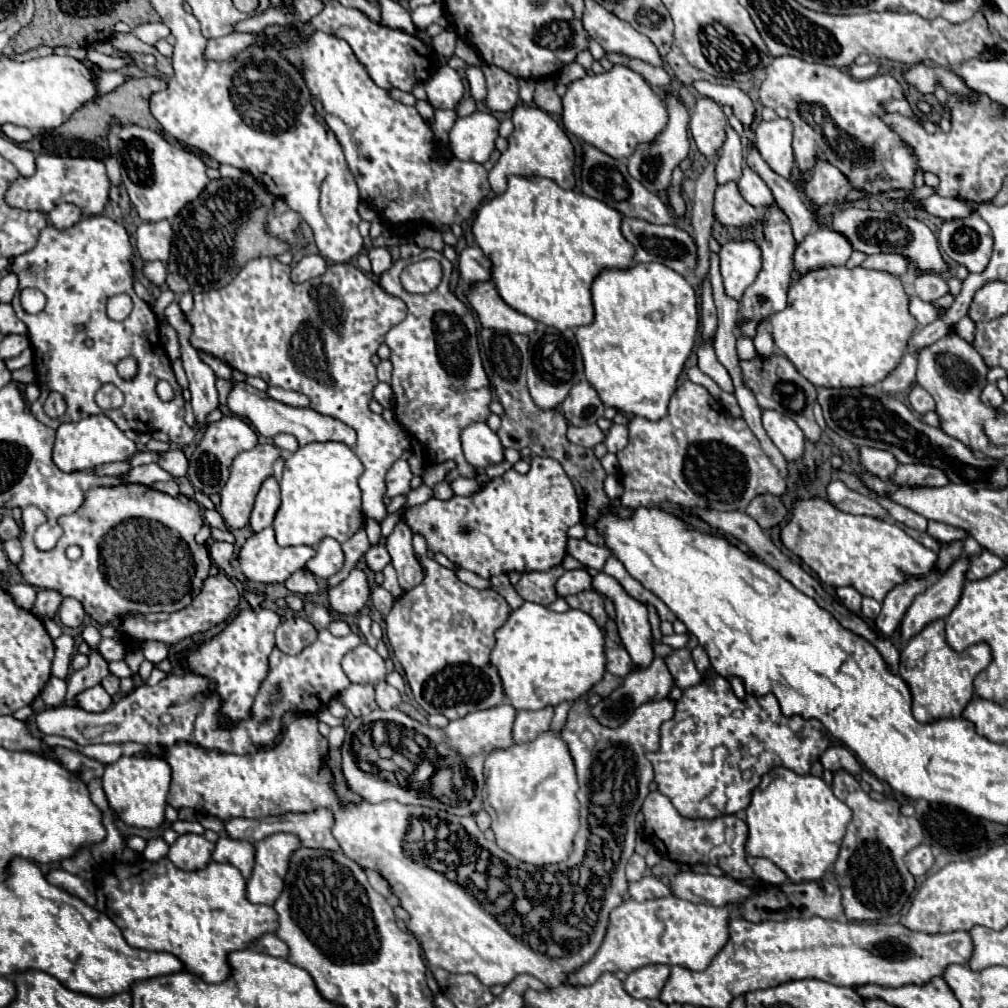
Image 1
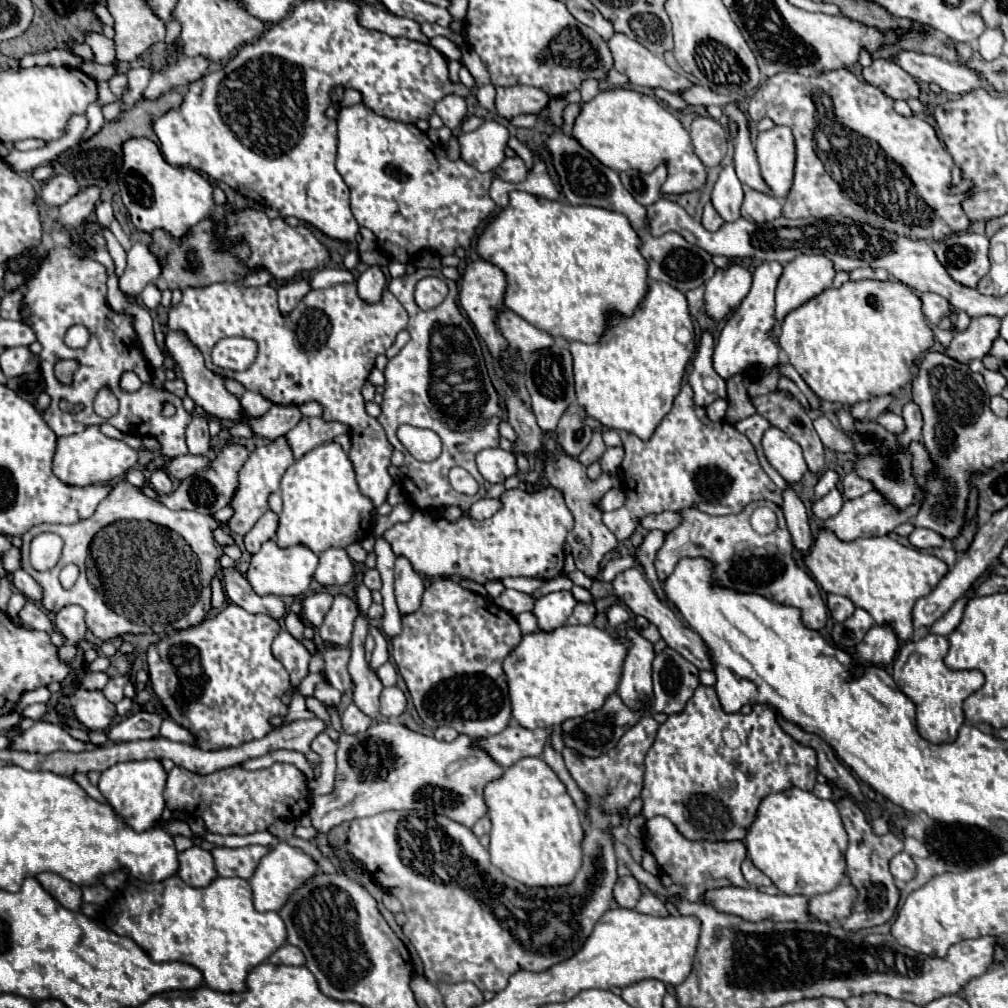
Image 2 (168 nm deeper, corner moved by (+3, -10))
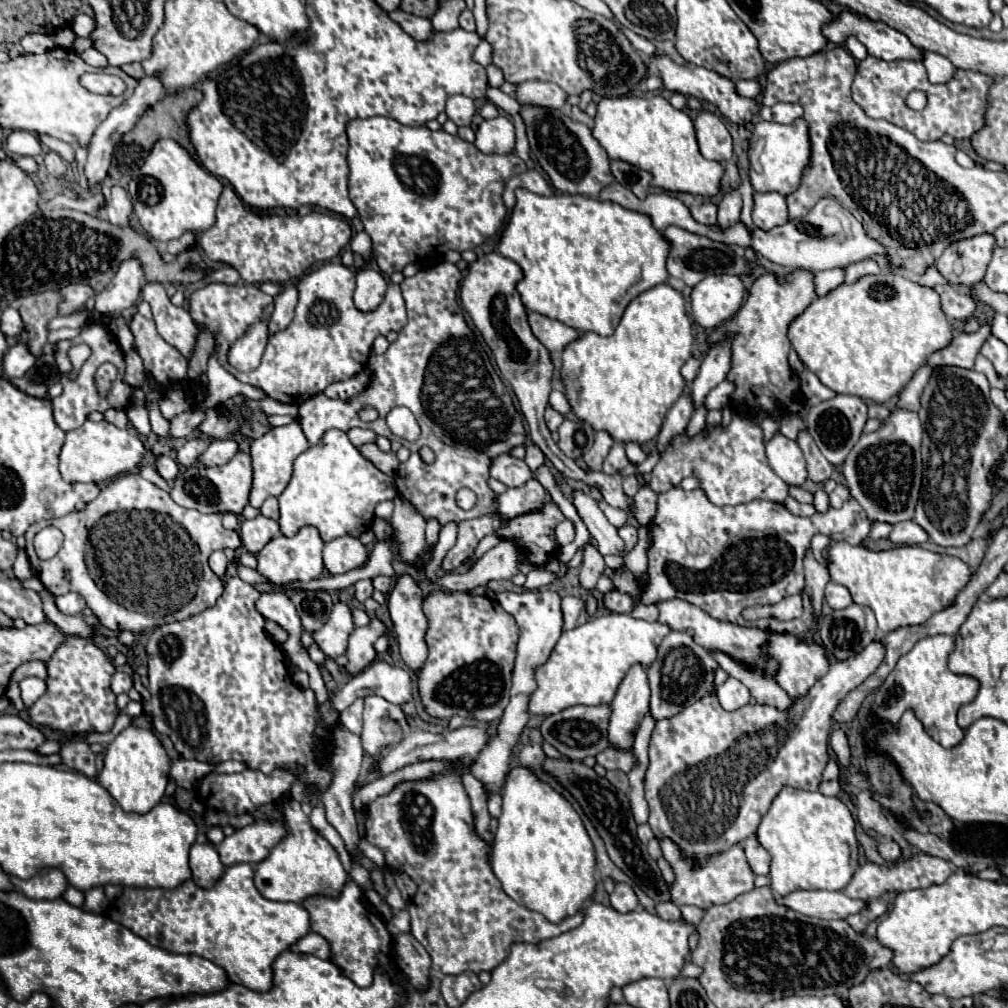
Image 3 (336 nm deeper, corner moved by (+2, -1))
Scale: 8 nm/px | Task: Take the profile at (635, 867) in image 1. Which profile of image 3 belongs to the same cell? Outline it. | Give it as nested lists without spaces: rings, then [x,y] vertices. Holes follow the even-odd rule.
[[[615,883],[615,891],[611,893],[611,907],[617,909],[619,913],[627,913],[639,907],[637,895],[627,883]]]

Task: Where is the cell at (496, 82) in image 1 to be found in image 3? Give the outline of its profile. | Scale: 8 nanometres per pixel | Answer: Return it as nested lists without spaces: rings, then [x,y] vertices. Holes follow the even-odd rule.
[[[525,81],[517,85],[515,97],[521,105],[531,105],[531,107],[549,107],[549,109],[561,109],[565,103],[567,93],[547,81]]]

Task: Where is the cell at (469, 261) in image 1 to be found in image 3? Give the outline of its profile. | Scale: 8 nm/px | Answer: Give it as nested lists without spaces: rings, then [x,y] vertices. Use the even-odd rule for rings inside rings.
[[[495,251],[489,253],[489,255],[481,255],[475,263],[469,265],[467,275],[461,283],[461,289],[459,289],[461,303],[463,303],[465,311],[469,313],[469,317],[473,319],[475,327],[481,331],[485,343],[489,345],[489,349],[491,349],[491,353],[497,361],[497,367],[501,371],[501,379],[513,387],[513,393],[519,401],[521,413],[527,419],[531,441],[535,445],[539,445],[539,449],[545,453],[545,457],[553,463],[553,467],[557,471],[561,471],[569,479],[577,479],[577,481],[585,481],[587,485],[595,485],[601,491],[603,499],[611,507],[623,509],[631,517],[635,517],[633,499],[625,495],[625,491],[621,487],[621,483],[623,483],[621,475],[607,475],[607,473],[601,473],[601,471],[585,473],[581,467],[577,467],[577,463],[573,459],[567,459],[563,455],[563,451],[551,439],[551,433],[549,433],[549,429],[543,421],[543,411],[545,411],[547,401],[549,401],[553,365],[549,361],[549,351],[533,337],[533,333],[527,325],[525,305],[521,303],[521,297],[515,291],[515,283],[521,277],[523,277],[523,271],[515,261],[503,257]]]

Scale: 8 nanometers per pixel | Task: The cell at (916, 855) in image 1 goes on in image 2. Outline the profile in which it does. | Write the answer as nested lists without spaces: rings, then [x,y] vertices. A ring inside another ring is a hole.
[[[898,852],[898,854],[890,860],[890,872],[892,872],[892,876],[894,876],[896,880],[900,880],[900,882],[912,880],[914,874],[916,874],[916,866],[914,866],[910,854]]]

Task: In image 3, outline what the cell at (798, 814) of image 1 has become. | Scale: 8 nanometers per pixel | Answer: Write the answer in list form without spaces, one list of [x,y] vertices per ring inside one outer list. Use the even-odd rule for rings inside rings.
[[[783,787],[775,797],[775,801],[771,803],[767,815],[761,819],[761,825],[757,829],[757,839],[771,855],[771,887],[779,895],[787,895],[795,889],[841,891],[849,883],[855,871],[851,841],[857,839],[855,839],[855,821],[851,817],[851,811],[843,805],[841,799],[825,797],[819,791]]]

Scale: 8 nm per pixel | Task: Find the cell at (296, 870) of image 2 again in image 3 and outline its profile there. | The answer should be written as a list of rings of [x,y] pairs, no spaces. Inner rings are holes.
[[[291,799],[284,806],[285,820],[288,825],[287,835],[273,847],[267,859],[255,865],[255,887],[257,891],[271,901],[293,901],[301,903],[307,895],[325,893],[325,889],[339,893],[339,887],[347,881],[345,869],[335,853],[335,849],[313,831],[301,803]]]

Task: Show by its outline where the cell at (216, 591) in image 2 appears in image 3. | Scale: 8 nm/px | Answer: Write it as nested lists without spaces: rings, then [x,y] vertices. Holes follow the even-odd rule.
[[[215,551],[215,553],[211,553],[211,557],[209,557],[209,567],[211,567],[211,571],[213,571],[219,579],[223,579],[223,581],[225,581],[227,557],[225,557],[225,553],[223,553],[223,551]]]

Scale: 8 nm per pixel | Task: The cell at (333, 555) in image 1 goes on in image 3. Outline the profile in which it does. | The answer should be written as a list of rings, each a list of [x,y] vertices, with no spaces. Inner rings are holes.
[[[345,535],[343,539],[333,539],[325,543],[323,563],[331,575],[347,573],[351,569],[361,567],[367,561],[367,549],[357,537]]]

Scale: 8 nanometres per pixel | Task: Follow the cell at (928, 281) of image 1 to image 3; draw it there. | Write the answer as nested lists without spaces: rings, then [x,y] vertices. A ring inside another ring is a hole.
[[[935,285],[933,289],[941,297],[941,309],[947,315],[947,319],[967,321],[973,315],[975,299],[967,291],[955,289],[953,285]]]

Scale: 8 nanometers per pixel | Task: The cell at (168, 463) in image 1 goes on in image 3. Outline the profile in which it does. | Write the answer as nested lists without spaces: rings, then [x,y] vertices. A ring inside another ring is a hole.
[[[215,439],[215,441],[211,441],[211,445],[205,449],[205,453],[201,453],[199,463],[203,463],[205,467],[223,465],[223,463],[227,463],[237,451],[239,451],[237,441],[233,441],[233,439]]]

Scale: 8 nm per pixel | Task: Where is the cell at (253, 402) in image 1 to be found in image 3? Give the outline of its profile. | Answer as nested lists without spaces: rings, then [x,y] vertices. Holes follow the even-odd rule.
[[[147,283],[141,291],[141,299],[151,305],[159,335],[185,359],[191,359],[197,347],[197,325],[193,325],[187,309],[175,307],[161,283]]]

